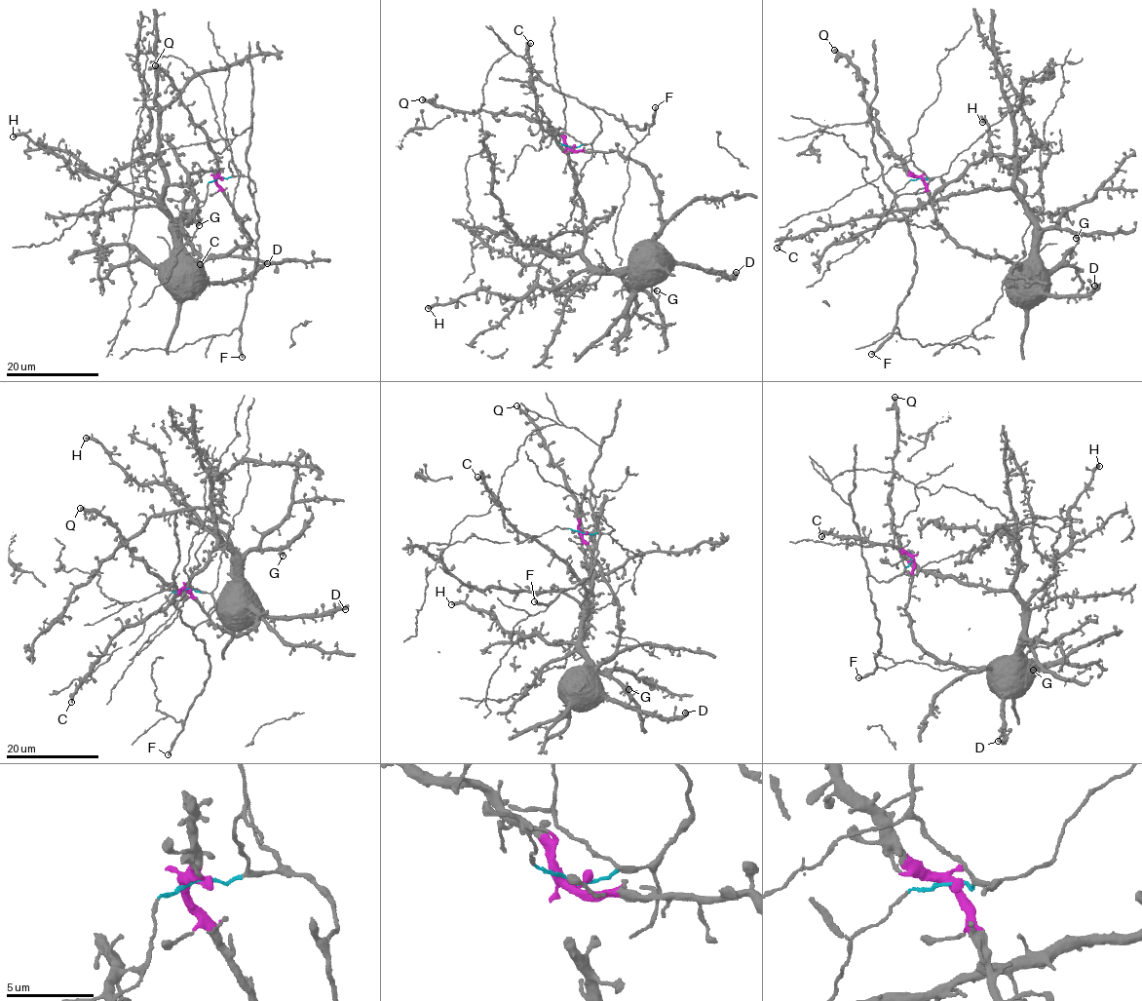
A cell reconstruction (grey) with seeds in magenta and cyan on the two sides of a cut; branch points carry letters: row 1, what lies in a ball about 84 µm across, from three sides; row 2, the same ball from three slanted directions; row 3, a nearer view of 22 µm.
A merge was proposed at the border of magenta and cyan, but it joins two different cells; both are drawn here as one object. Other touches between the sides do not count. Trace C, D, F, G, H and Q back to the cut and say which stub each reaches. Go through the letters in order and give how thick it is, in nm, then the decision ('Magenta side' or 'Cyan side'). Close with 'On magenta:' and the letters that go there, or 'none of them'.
C: Thickness 280 nm. Magenta side
D: Thickness 440 nm. Magenta side
F: Thickness 320 nm. Cyan side
G: Thickness 480 nm. Magenta side
H: Thickness 460 nm. Magenta side
Q: Thickness 500 nm. Magenta side
On magenta: C, D, G, H, Q

